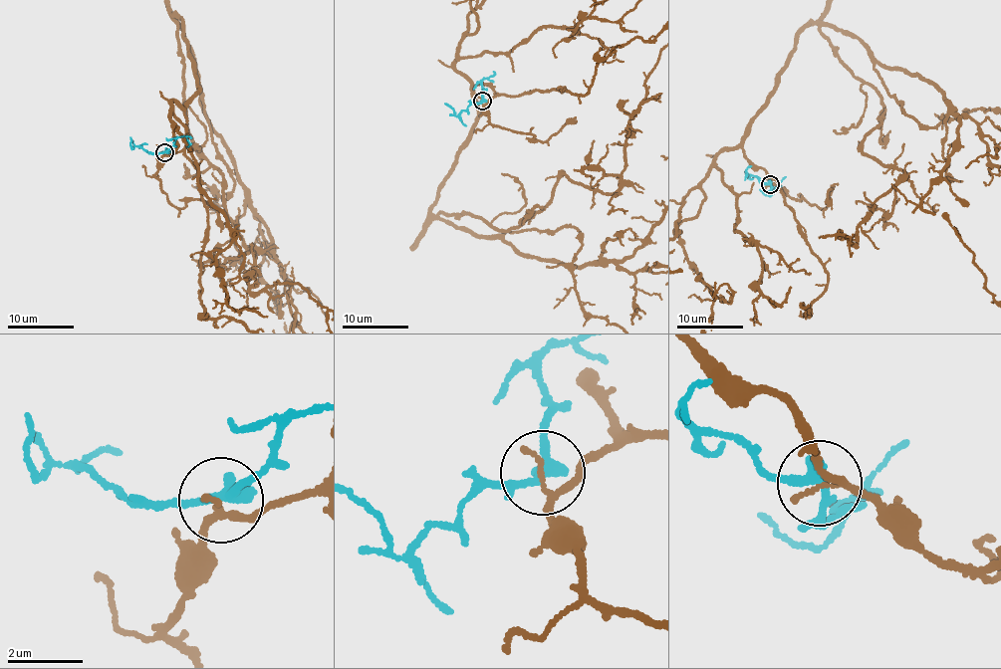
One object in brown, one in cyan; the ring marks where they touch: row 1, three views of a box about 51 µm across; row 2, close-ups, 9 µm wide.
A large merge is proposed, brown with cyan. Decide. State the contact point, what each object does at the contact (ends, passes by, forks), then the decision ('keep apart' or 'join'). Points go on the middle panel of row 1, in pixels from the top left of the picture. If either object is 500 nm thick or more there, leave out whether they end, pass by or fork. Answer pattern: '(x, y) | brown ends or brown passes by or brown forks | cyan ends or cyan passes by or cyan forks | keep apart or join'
(482, 101) | brown passes by | cyan passes by | keep apart

